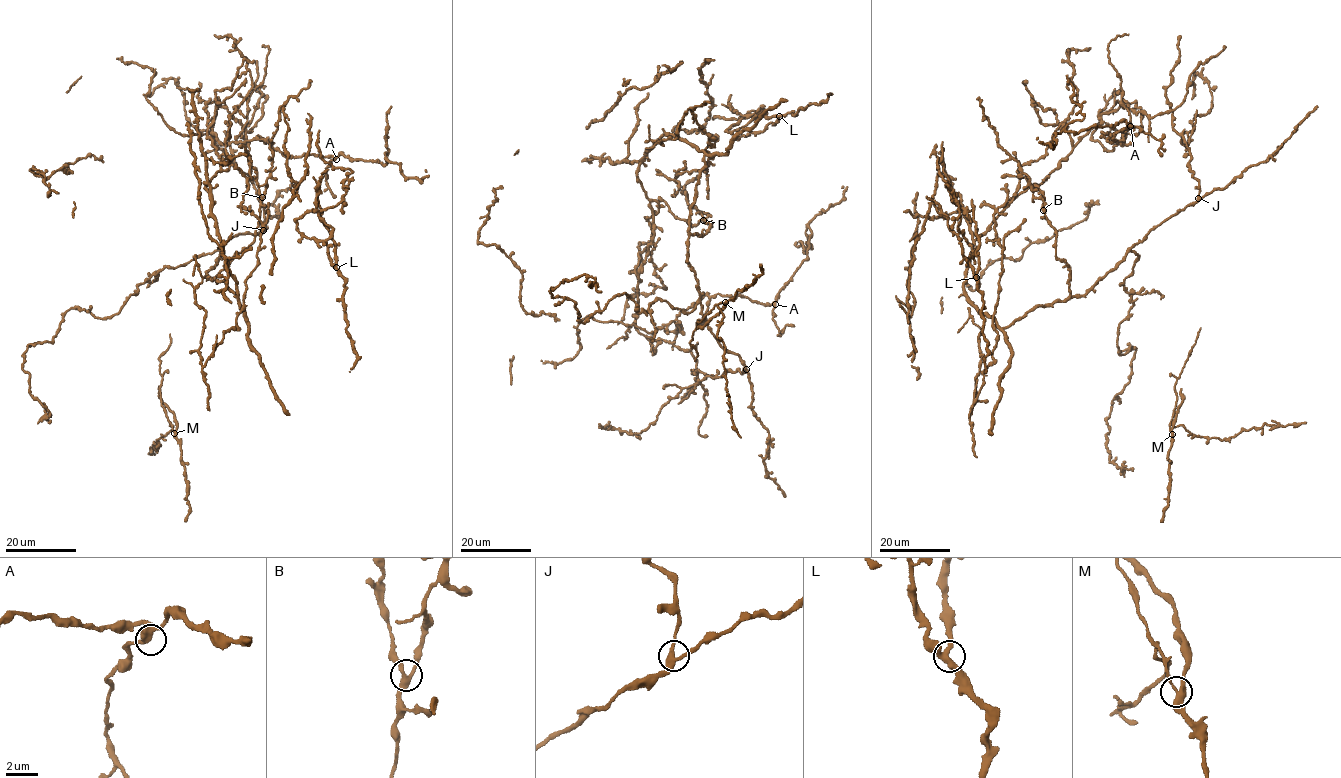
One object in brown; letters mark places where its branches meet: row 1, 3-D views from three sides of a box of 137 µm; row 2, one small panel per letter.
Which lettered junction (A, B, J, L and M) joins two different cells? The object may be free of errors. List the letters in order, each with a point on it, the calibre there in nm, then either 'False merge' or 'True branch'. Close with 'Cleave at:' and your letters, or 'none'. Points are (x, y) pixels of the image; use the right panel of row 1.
A: Place: (1130, 126). Thickness 320 nm. True branch
B: Place: (1043, 210). Thickness 280 nm. True branch
J: Place: (1198, 198). Thickness 340 nm. True branch
L: Place: (976, 277). Thickness 320 nm. True branch
M: Place: (1172, 434). Thickness 320 nm. False merge
Cleave at: M

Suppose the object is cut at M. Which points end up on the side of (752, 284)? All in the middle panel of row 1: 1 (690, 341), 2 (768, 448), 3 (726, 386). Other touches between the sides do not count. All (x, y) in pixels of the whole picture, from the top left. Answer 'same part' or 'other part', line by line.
1: other part
2: same part
3: other part

